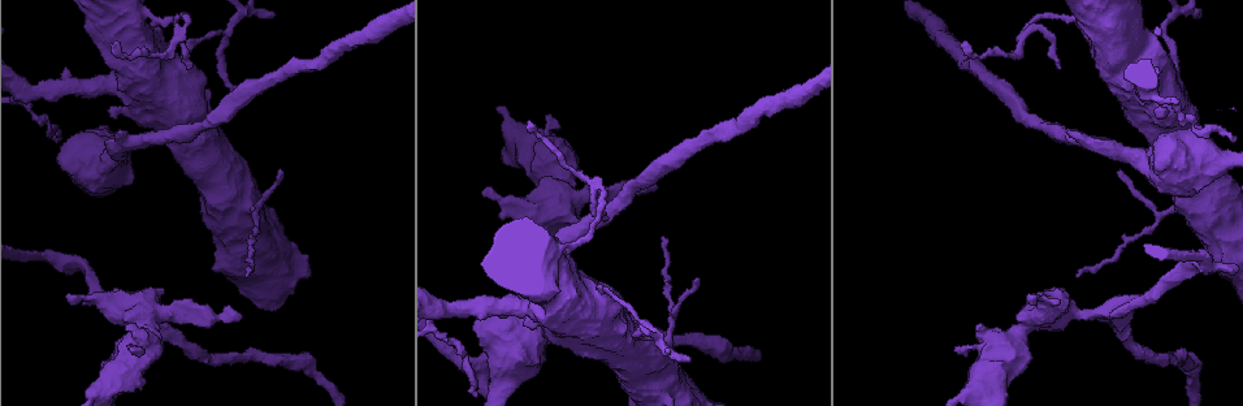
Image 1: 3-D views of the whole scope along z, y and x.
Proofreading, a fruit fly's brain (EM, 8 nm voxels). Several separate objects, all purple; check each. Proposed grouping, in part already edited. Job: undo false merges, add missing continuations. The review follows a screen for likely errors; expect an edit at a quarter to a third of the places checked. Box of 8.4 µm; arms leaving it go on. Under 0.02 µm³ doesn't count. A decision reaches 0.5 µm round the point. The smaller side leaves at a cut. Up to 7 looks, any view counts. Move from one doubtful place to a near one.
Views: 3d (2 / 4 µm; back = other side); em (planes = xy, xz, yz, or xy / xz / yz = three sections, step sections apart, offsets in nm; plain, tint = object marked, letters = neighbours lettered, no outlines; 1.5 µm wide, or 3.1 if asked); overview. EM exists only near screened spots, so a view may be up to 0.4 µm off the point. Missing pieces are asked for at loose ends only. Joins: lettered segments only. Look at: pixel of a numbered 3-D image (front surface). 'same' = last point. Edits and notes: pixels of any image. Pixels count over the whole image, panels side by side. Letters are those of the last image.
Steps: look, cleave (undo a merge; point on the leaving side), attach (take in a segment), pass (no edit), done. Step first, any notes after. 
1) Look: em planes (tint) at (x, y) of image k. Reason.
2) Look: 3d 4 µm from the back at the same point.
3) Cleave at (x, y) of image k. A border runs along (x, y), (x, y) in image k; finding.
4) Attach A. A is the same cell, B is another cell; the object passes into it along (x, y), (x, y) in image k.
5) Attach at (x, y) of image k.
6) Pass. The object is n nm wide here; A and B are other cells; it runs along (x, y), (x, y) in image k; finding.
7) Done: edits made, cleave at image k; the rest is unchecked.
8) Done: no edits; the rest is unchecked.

Look: em planes (tint) at (115, 41) of image 1. Free end.

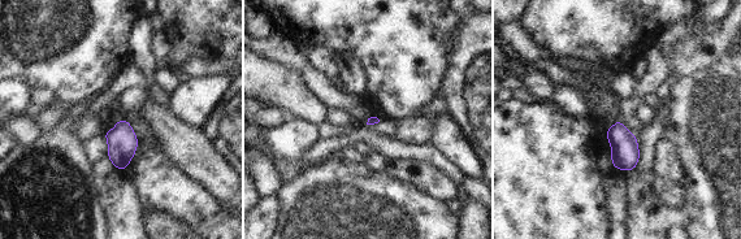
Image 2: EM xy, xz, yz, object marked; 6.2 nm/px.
Look: em planes (letters) at the same point.

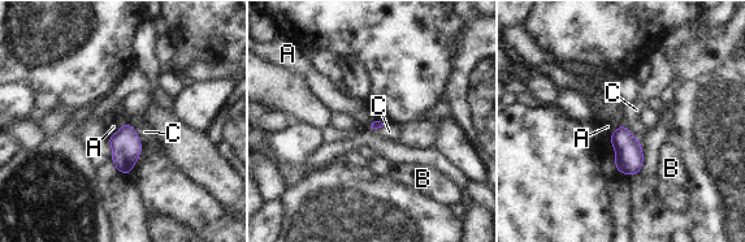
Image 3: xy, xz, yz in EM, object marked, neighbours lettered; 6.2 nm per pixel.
Pass. A, B and C are other cells; a border runs along (122, 124), (108, 137) in image 3; none of them fits.

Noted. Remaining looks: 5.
Look: 3d 4 µm at (121, 130) of image 1. Thick end.

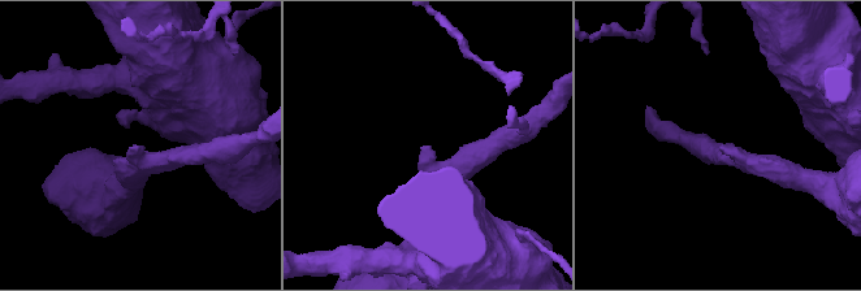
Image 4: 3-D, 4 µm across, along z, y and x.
Look: em planes (letters) at (720, 145) of image 4. Now the EM.

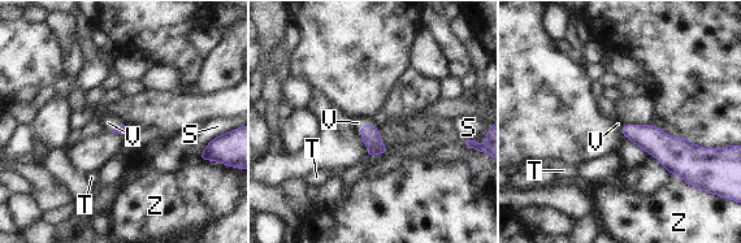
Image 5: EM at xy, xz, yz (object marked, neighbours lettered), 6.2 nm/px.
Attach at (358, 122) of image 5. V is the same cell, S, T and Z are other cells; the object passes into it along (369, 134), (368, 124), (358, 122) in image 5; the cell continues.

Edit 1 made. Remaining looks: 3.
Done: edits made, attach at image 5; the rest is unchecked.

